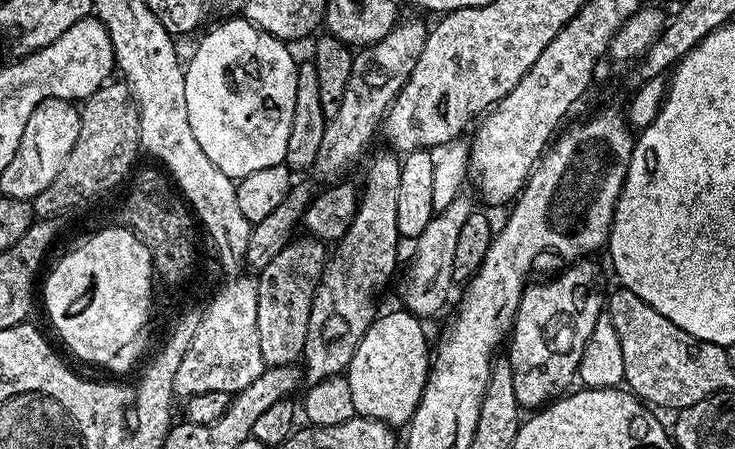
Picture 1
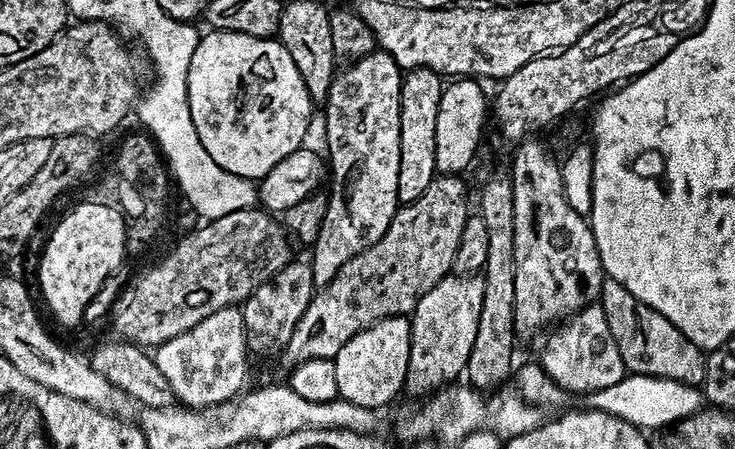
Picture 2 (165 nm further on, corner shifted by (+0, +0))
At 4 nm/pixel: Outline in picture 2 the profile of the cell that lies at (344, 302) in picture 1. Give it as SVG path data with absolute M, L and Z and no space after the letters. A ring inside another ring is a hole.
M379 50L366 54L360 60L351 61L347 66L341 67L336 75L332 77L330 92L322 105L322 111L324 111L324 140L328 143L326 164L330 169L330 180L332 176L332 192L329 191L327 193L328 205L326 206L326 214L322 218L322 226L318 230L318 238L310 246L310 252L312 252L310 263L316 288L326 287L330 282L330 278L334 278L334 274L338 274L338 270L342 270L342 266L346 266L346 262L350 262L350 258L354 258L354 254L362 254L362 250L374 246L374 242L381 240L386 234L386 230L390 230L390 222L394 218L397 208L401 207L401 202L398 198L398 154L400 153L398 134L400 133L401 79L402 69L394 62L394 58L390 58L390 54Z

